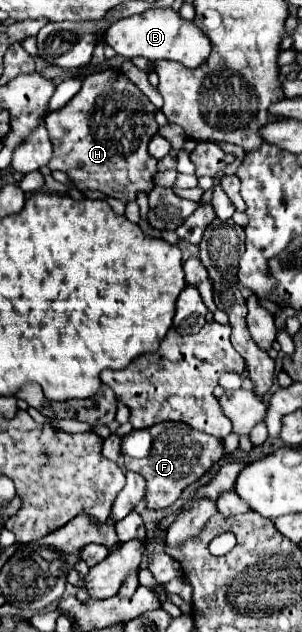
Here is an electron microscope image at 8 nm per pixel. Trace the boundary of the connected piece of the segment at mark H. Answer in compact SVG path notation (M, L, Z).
M103 70L87 76L77 96L73 96L71 102L61 110L49 114L45 118L45 124L49 130L49 140L53 144L53 158L47 166L51 170L67 172L77 190L99 190L105 196L117 198L121 202L135 200L139 192L147 194L153 190L157 160L147 152L147 144L159 130L159 124L155 122L155 106L121 70Z

